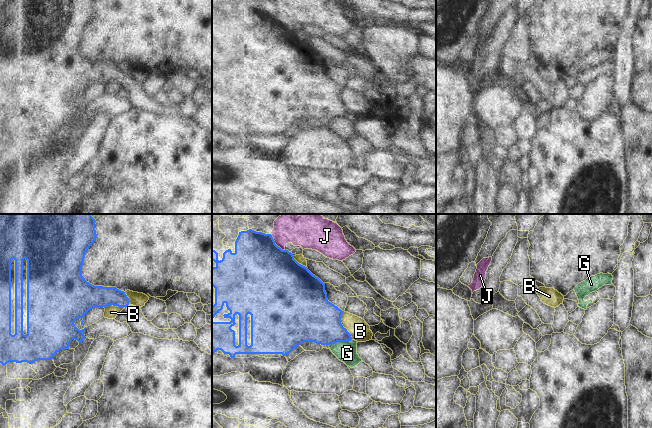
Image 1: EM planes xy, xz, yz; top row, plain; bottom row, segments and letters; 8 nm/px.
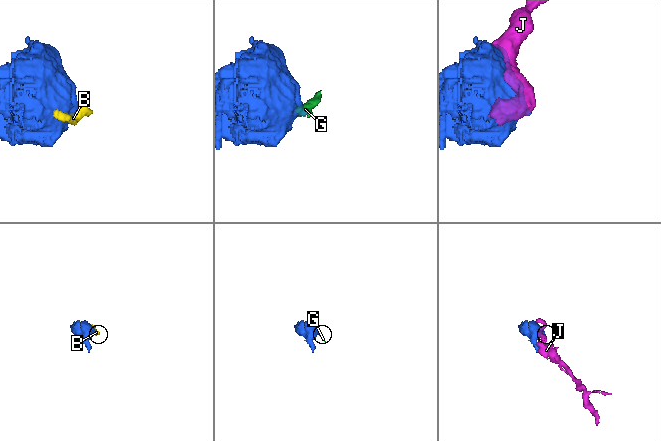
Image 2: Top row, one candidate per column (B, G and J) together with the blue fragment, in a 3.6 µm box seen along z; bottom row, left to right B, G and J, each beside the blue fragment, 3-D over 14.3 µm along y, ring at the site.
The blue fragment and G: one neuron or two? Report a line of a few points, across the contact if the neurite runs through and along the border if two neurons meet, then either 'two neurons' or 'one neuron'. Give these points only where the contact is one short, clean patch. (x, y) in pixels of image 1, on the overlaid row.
xz (351, 339), (348, 341), (337, 341), (329, 345) | two neurons

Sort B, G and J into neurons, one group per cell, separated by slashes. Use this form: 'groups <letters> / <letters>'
groups B G / J

